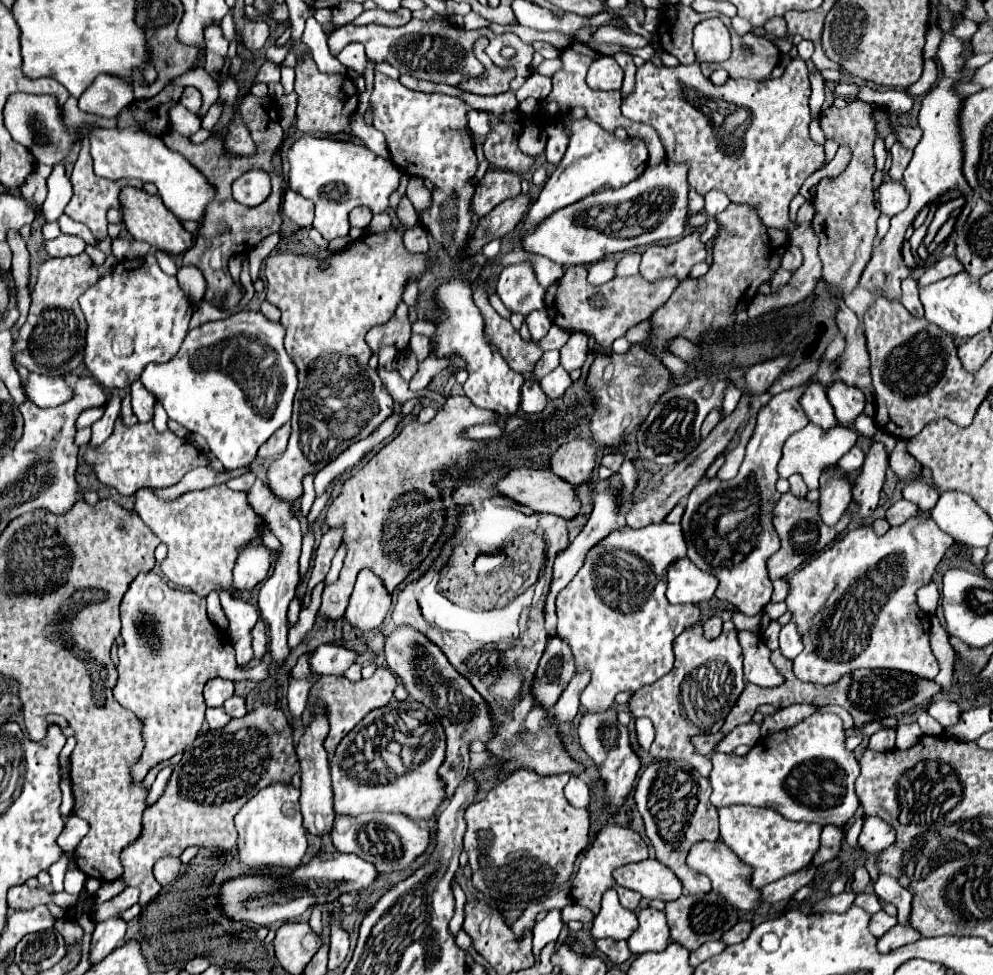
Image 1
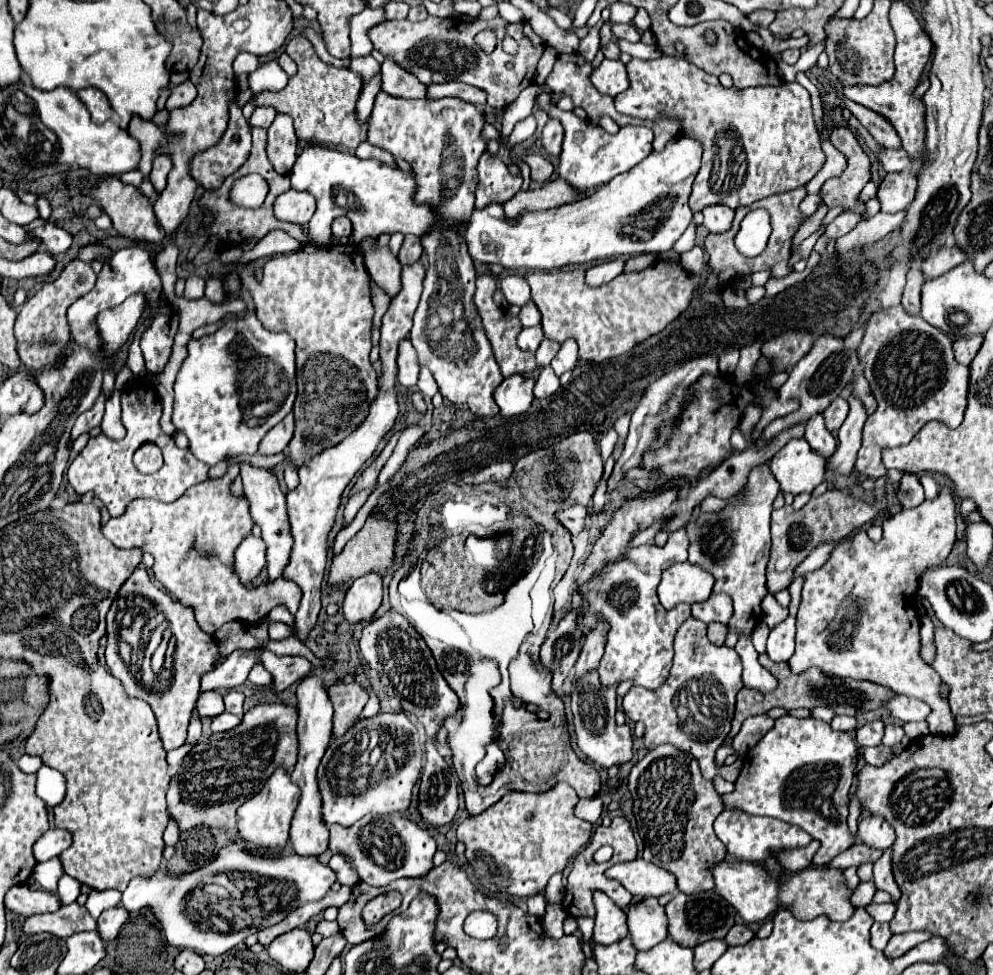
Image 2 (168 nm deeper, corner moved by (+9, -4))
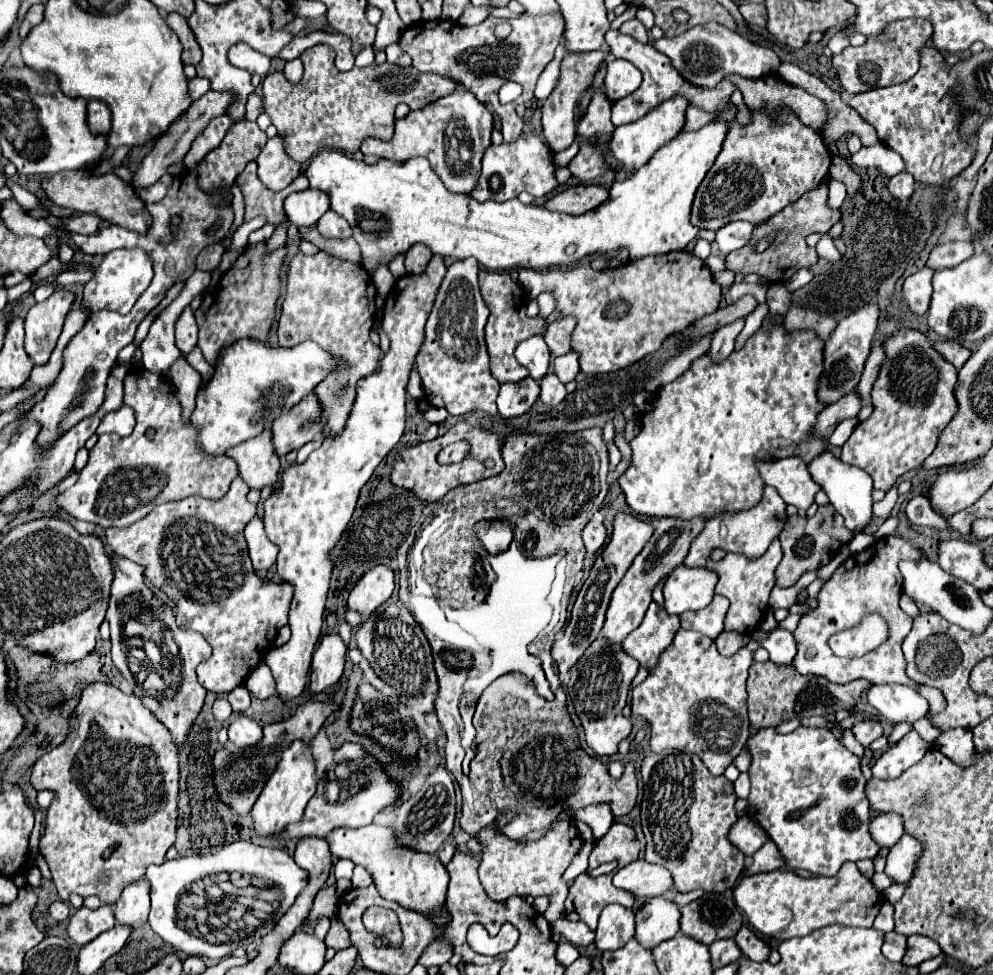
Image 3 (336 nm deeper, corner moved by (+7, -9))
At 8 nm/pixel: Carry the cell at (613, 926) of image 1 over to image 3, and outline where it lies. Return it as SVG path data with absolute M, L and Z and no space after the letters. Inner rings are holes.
M609 905L601 911L595 945L599 951L617 951L635 935L635 915L621 905Z

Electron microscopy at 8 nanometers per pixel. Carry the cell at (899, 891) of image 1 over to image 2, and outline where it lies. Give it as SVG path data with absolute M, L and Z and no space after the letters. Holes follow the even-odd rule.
M885 850L883 856L875 862L875 866L873 866L873 882L875 882L877 890L887 892L891 896L893 904L897 904L901 892L895 886L895 880L893 880L893 874L891 874L891 852L889 850Z

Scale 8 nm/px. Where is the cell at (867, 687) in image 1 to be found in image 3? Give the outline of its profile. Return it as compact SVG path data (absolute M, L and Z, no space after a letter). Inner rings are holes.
M771 661L765 663L753 663L749 669L749 679L747 679L747 705L749 705L749 721L753 727L775 727L777 723L789 721L789 719L805 719L813 715L827 715L835 713L839 709L851 709L857 705L859 697L871 687L869 681L857 679L845 685L831 683L823 677L815 675L801 675L795 671L793 665L777 665Z

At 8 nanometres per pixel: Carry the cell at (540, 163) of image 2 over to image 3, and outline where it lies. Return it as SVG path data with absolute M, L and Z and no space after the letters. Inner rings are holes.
M529 131L523 133L517 141L513 143L501 143L501 145L491 145L485 155L483 155L483 167L481 167L481 175L479 181L475 185L475 189L471 191L471 197L477 201L509 201L515 199L519 193L527 191L533 197L543 197L547 193L551 193L559 183L555 179L555 171L553 171L553 151L545 145L543 137ZM491 175L499 175L503 179L503 185L499 191L493 191L489 187L489 179Z

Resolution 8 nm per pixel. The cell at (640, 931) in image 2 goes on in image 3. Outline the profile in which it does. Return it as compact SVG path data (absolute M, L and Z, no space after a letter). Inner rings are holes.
M649 897L637 911L635 939L653 949L657 943L667 941L679 933L679 907L667 897Z

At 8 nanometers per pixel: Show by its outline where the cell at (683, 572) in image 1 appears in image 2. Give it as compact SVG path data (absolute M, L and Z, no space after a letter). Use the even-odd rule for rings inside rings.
M691 562L671 564L659 582L657 594L663 608L675 608L681 602L695 604L709 598L713 588L713 578L703 568Z

